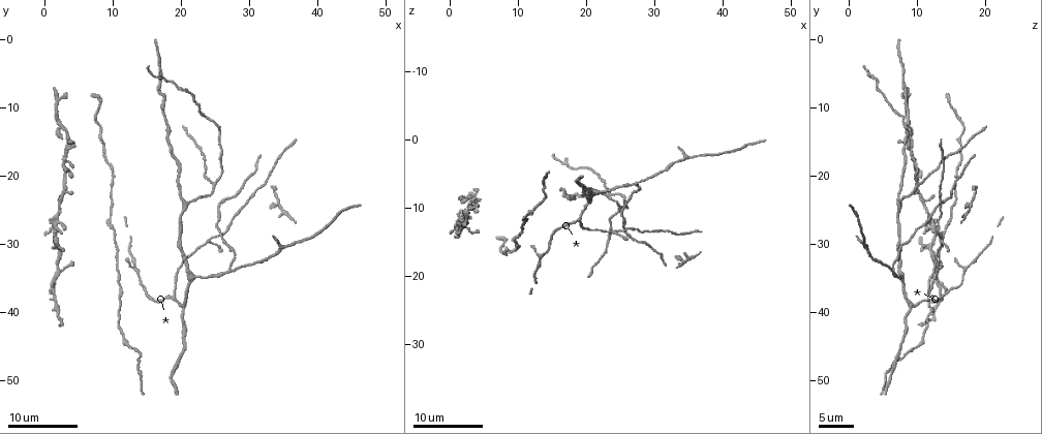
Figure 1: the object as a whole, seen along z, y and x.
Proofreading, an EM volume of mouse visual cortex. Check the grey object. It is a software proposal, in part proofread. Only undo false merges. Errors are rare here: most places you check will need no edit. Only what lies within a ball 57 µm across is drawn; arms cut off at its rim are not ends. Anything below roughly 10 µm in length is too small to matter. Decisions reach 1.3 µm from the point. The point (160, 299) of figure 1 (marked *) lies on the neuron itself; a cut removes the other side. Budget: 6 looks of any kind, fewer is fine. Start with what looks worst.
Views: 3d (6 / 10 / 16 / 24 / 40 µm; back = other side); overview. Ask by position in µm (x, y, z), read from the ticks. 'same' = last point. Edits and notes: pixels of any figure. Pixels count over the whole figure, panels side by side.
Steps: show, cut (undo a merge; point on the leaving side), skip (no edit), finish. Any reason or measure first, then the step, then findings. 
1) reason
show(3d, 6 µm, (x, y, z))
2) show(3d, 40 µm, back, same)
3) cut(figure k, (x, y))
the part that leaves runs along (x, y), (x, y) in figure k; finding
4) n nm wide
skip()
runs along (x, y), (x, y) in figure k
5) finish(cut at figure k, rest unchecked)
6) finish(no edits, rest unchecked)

side arm on a straight run
show(3d, 24 µm, (12.5, 33.5, 16.5))

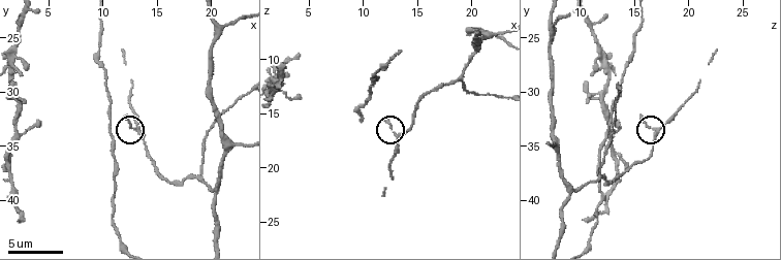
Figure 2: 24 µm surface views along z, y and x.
show(3d, 10 µm, (12.6, 33.4, 16.4))

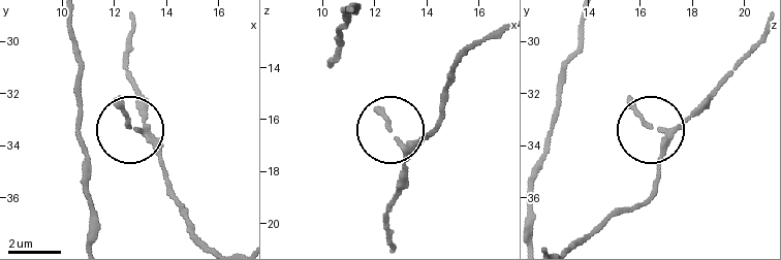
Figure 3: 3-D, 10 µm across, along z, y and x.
100 nm wide
skip()
runs along (584, 239), (650, 193), (654, 129), (717, 82) in figure 3; one neuron here

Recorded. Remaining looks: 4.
a fork
show(3d, 10 µm, (19.2, 37.8, 11.8))

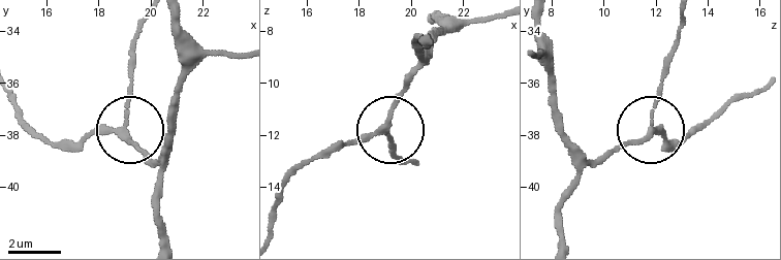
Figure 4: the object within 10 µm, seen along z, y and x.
180 nm wide
skip()
runs along (669, 138), (650, 125), (663, 61) in figure 4; all the same neuron

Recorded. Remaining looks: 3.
thin neck
show(3d, 16 µm, (11.2, 36.0, 11.6))

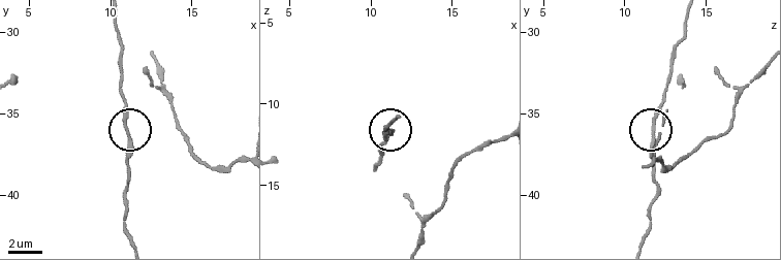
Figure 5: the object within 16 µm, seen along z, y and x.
210 nm wide
skip()
continuous, no second neuron

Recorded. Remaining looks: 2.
finish(no edits, rest unchecked)

